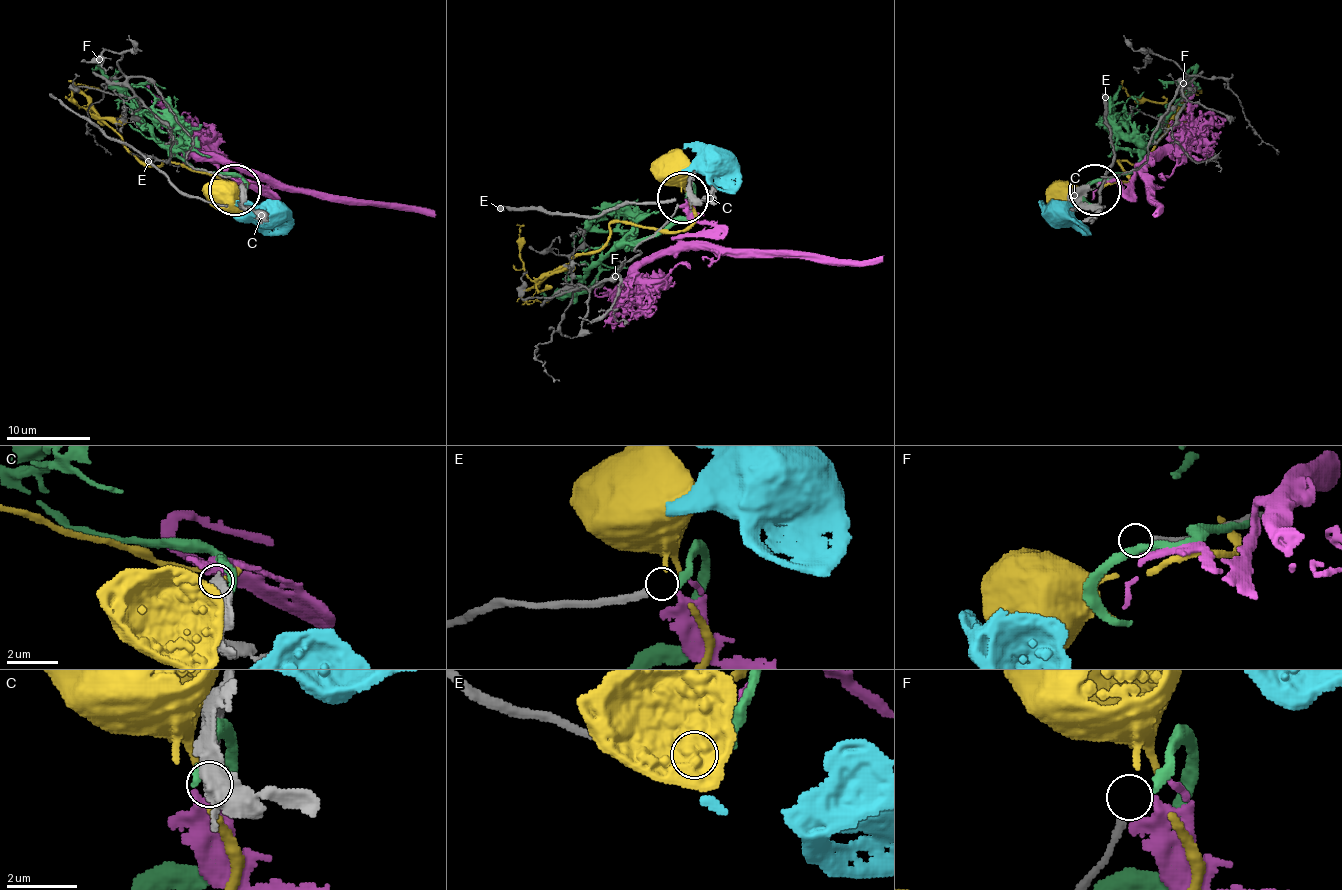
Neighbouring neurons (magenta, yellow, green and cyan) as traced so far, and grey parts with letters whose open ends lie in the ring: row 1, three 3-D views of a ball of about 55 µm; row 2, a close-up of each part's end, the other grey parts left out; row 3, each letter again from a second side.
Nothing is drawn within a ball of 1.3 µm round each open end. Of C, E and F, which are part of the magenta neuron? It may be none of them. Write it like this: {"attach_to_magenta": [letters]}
{"attach_to_magenta": ["C"]}

